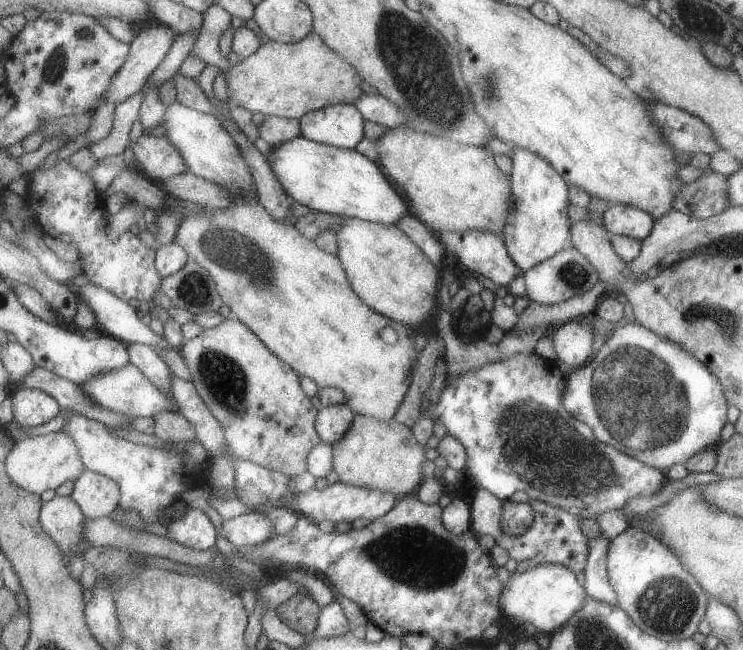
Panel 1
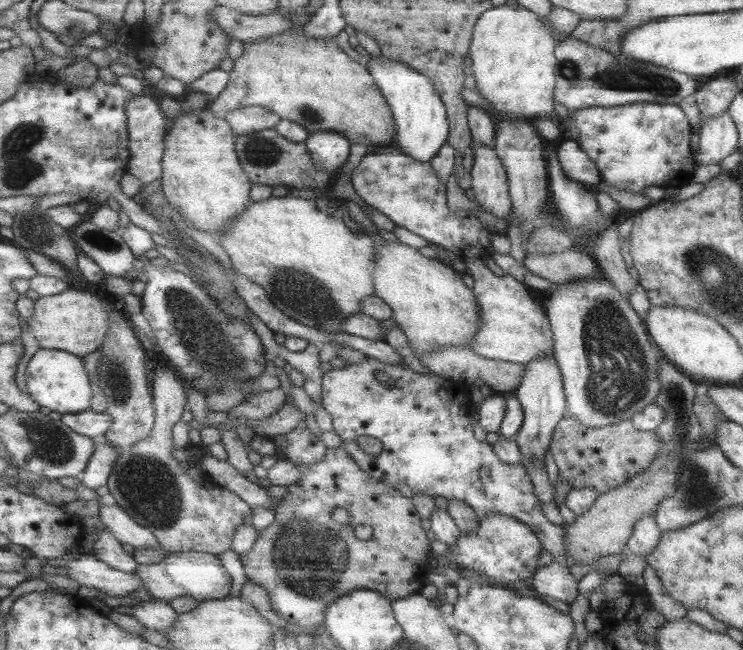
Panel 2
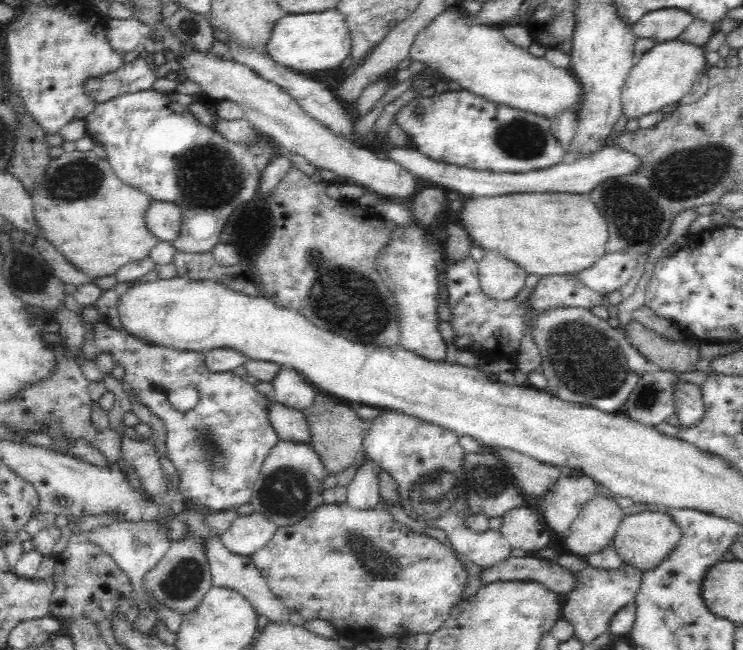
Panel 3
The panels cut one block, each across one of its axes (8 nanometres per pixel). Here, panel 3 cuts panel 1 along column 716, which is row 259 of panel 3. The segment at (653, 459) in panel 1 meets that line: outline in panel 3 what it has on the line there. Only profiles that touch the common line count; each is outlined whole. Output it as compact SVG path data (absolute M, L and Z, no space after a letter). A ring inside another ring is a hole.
M416 222L410 224L410 228L398 227L381 250L377 268L398 300L401 345L426 360L445 361L447 345L438 331L440 319L436 315L438 284L441 283L436 264L443 260L444 254L436 242L426 238L426 231Z

